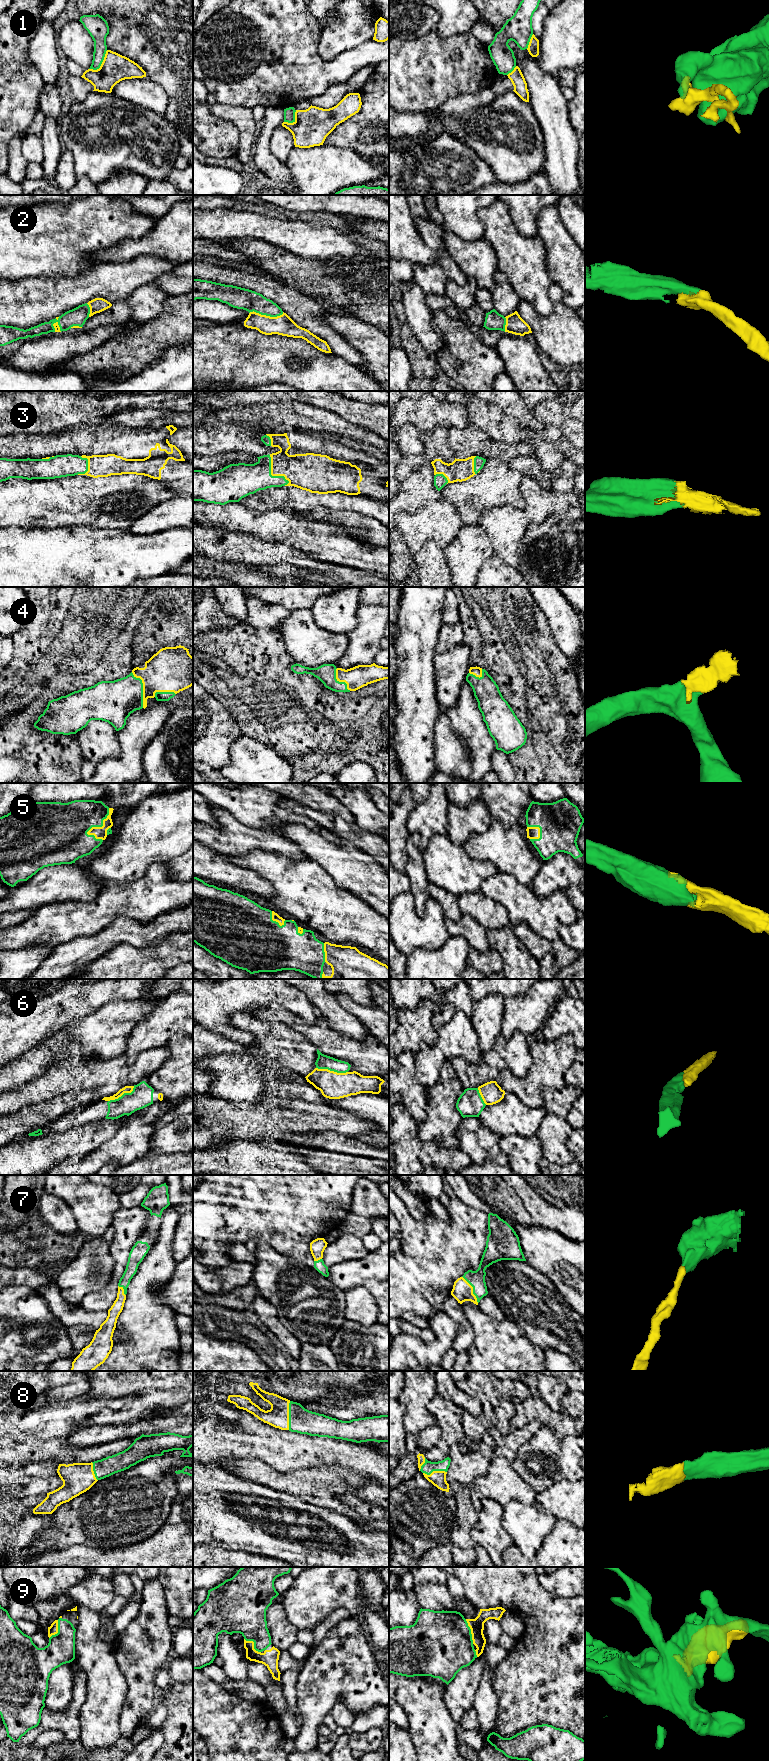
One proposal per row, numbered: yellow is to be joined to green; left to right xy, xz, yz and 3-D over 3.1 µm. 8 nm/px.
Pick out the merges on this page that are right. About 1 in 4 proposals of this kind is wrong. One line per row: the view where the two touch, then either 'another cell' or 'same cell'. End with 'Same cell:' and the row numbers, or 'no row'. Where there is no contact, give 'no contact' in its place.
1: contact in xy; another cell
2: contact in xz; same cell
3: contact in xz; same cell
4: contact in xy; same cell
5: contact in xy; same cell
6: contact in xz; same cell
7: contact in yz; same cell
8: contact in xz; same cell
9: contact in yz; same cell
Same cell: 2, 3, 4, 5, 6, 7, 8, 9

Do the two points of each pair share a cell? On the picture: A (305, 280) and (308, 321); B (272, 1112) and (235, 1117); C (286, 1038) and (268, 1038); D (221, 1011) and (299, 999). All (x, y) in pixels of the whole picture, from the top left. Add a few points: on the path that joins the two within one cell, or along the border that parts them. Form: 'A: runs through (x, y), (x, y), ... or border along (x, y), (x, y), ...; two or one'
A: border along (284, 286), (289, 286), (313, 299); two
B: runs through (263, 1117), (244, 1117); one
C: runs through (282, 1038), (272, 1038); one
D: runs through (240, 997), (280, 997); one

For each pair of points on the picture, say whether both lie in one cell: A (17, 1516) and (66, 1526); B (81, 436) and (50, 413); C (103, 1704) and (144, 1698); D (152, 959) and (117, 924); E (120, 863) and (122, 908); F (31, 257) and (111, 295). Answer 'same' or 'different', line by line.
A: different
B: different
C: different
D: different
E: different
F: different

